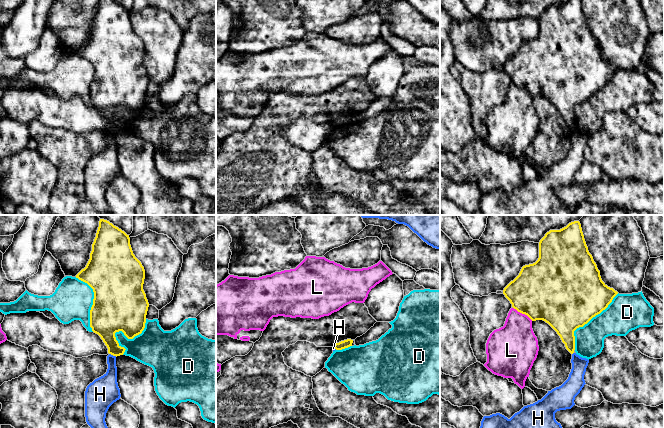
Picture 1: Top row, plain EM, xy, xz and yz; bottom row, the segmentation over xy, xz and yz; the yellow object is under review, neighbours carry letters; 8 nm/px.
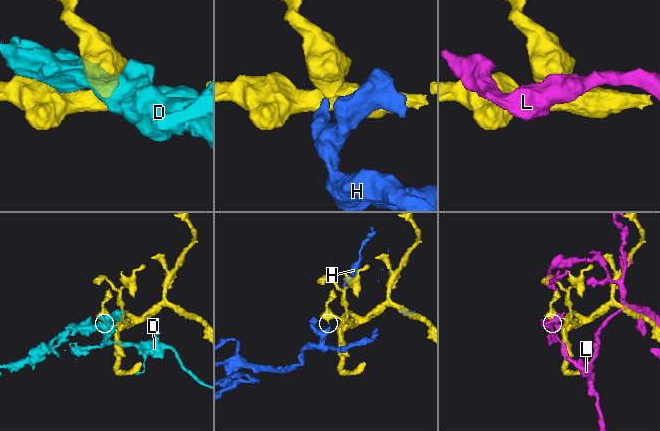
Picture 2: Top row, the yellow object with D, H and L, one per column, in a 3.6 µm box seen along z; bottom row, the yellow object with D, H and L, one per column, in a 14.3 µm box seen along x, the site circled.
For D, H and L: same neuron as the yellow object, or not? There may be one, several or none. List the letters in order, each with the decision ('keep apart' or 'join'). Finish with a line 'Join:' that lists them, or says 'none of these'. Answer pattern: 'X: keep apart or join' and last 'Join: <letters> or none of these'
D: keep apart
H: keep apart
L: keep apart
Join: none of these

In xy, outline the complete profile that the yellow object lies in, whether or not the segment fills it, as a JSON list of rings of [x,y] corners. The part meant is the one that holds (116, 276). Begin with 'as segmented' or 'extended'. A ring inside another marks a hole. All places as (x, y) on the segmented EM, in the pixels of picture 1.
as segmented; [[[100,219],[90,259],[76,278],[87,283],[94,292],[90,310],[92,331],[101,337],[109,354],[116,357],[123,355],[126,349],[119,345],[115,333],[122,331],[128,339],[141,334],[145,328],[149,307],[143,290],[145,270],[133,254],[129,235],[109,221]]]

